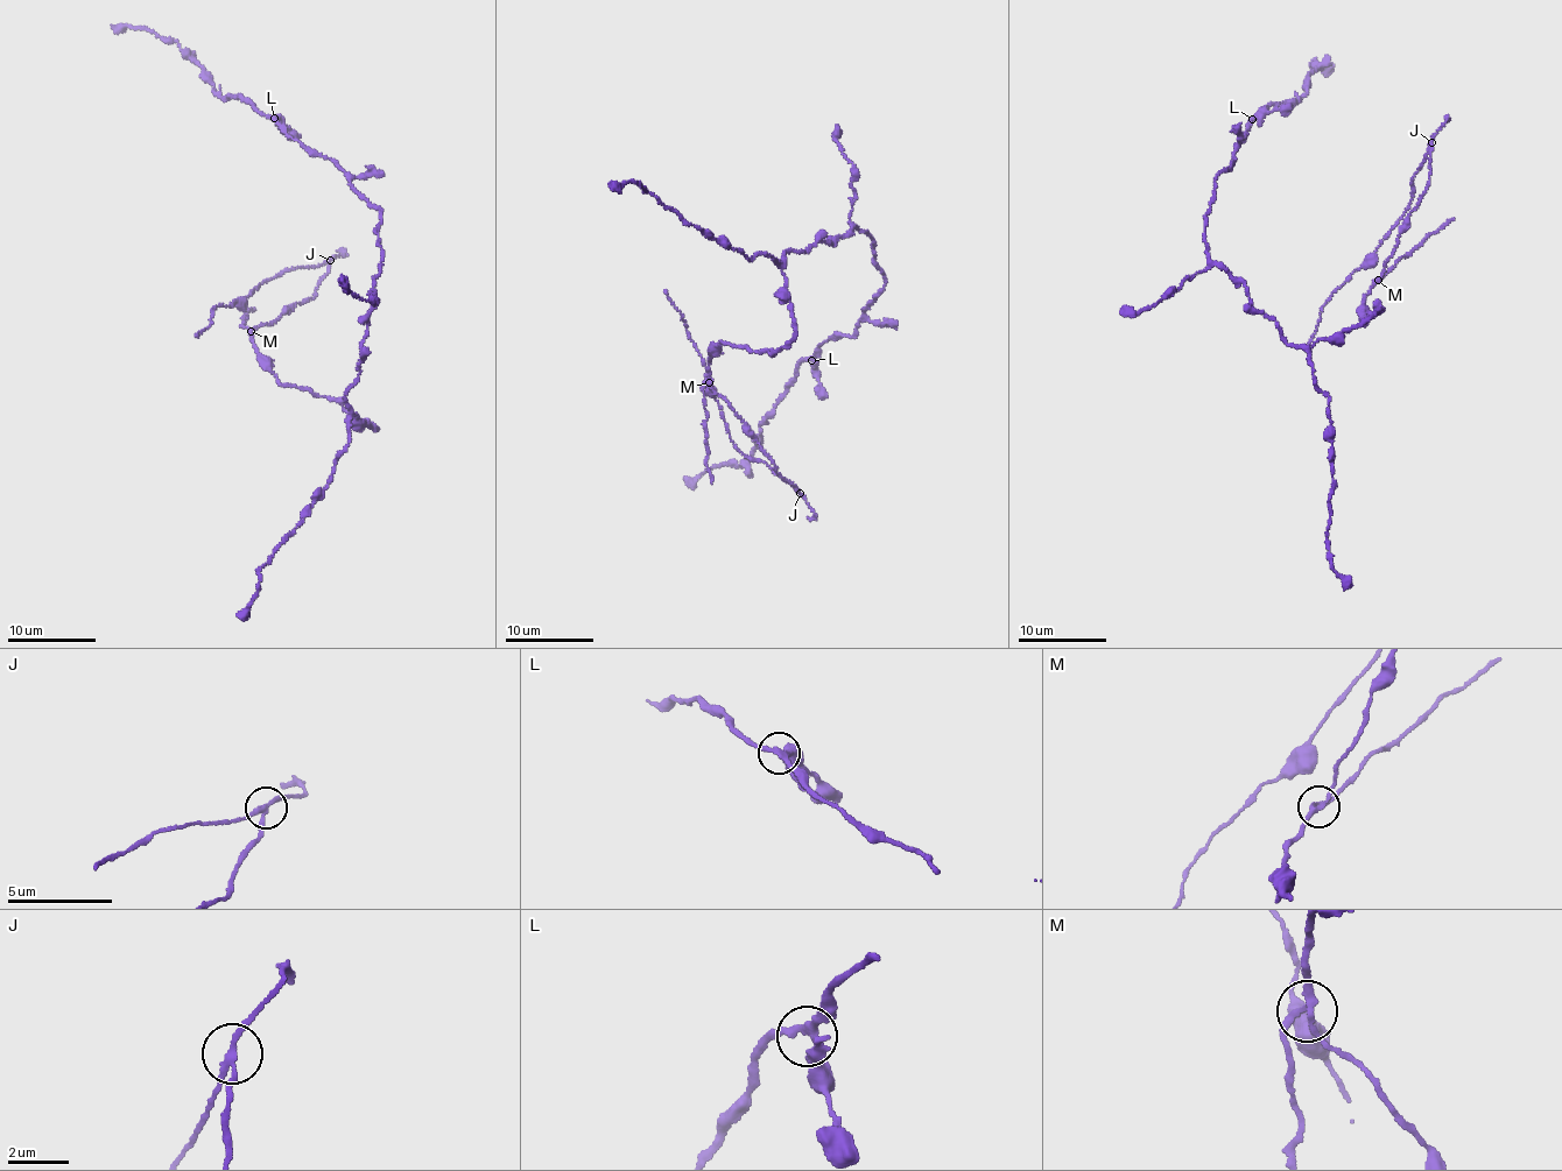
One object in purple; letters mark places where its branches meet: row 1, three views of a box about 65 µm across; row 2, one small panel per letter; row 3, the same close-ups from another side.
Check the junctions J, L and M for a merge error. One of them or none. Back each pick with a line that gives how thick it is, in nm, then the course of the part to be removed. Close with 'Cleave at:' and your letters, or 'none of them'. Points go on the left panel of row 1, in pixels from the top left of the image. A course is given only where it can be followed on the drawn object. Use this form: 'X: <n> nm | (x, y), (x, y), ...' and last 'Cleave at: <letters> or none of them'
J: 180 nm | (330, 260), (290, 270), (264, 283), (244, 298), (211, 311), (210, 326), (195, 336)
Cleave at: J

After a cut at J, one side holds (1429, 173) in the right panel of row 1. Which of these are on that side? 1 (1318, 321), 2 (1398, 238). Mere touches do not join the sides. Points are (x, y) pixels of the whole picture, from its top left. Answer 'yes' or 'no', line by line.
1: no
2: yes

